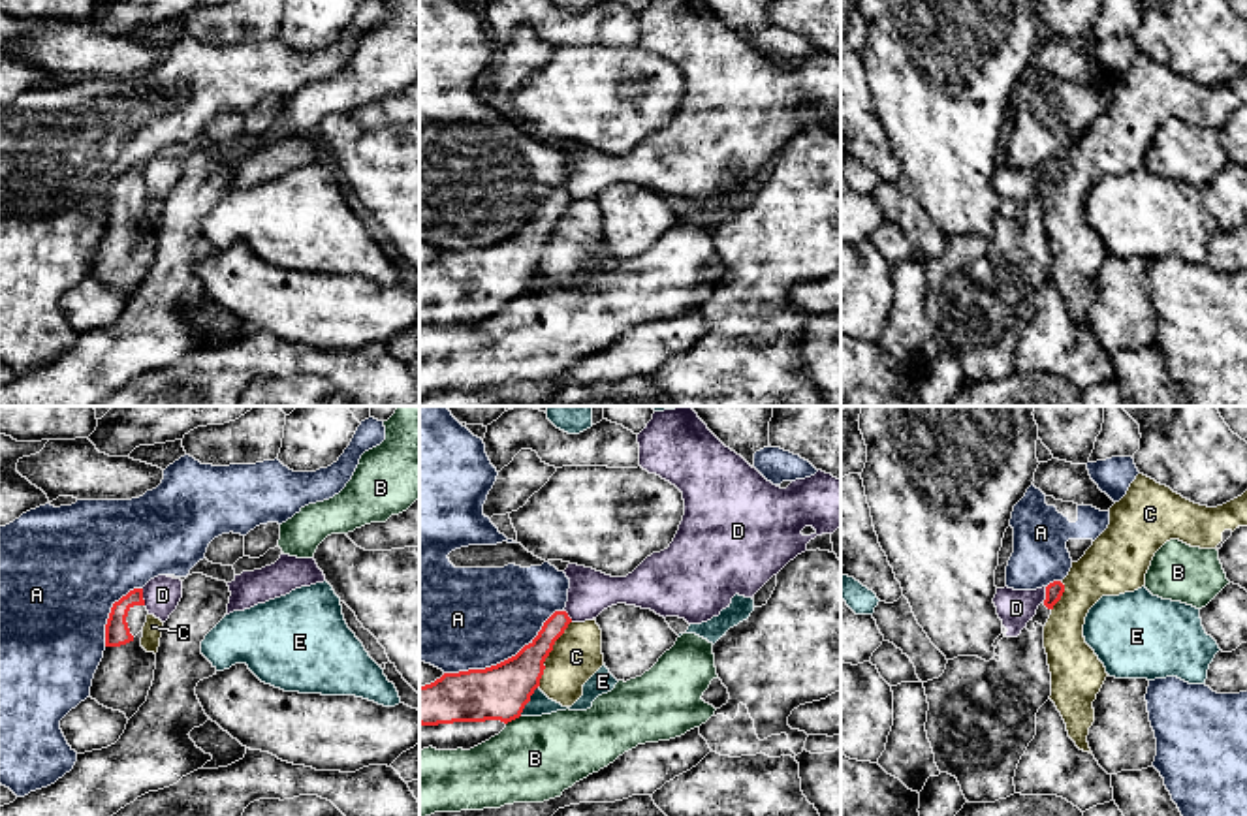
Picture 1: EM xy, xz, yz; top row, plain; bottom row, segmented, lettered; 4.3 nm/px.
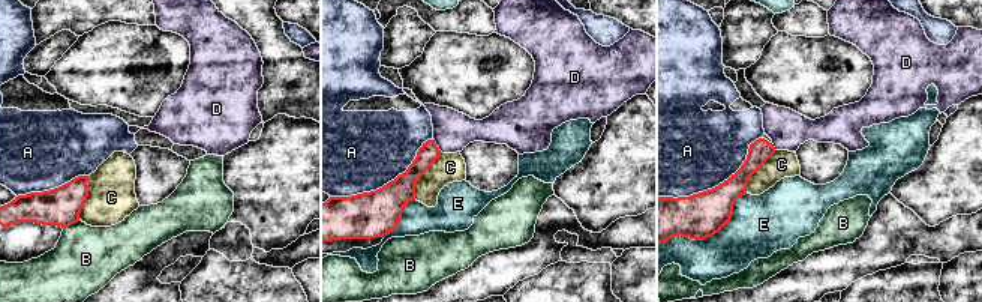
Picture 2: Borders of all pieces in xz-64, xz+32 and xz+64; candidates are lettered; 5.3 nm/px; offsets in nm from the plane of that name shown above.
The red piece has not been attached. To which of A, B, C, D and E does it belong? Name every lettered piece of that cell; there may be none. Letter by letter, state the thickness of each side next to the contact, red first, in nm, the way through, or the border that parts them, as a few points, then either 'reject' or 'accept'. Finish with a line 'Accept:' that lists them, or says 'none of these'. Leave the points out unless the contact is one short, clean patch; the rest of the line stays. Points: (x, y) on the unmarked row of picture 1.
A: calibres 240 and 440 nm; reject
B: calibres 240 and 360 nm; border xz (520, 294), (506, 303); reject
C: calibres 240 and 220 nm; reject
D: calibres 110 and 160 nm; border xy (142, 168), (145, 183); reject
E: calibres 240 and 90 nm; reject
Accept: none of these

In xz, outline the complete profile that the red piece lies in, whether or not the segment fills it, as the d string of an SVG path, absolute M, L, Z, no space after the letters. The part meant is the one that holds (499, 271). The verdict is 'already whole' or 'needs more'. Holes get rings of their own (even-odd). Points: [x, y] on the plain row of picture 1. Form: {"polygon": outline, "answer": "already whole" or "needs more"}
{"polygon": "M555 190L538 214L515 235L485 248L444 252L434 261L419 265L419 329L429 325L436 329L470 329L498 314L508 301L519 297L540 265L545 237L570 201L566 190Z", "answer": "needs more"}

